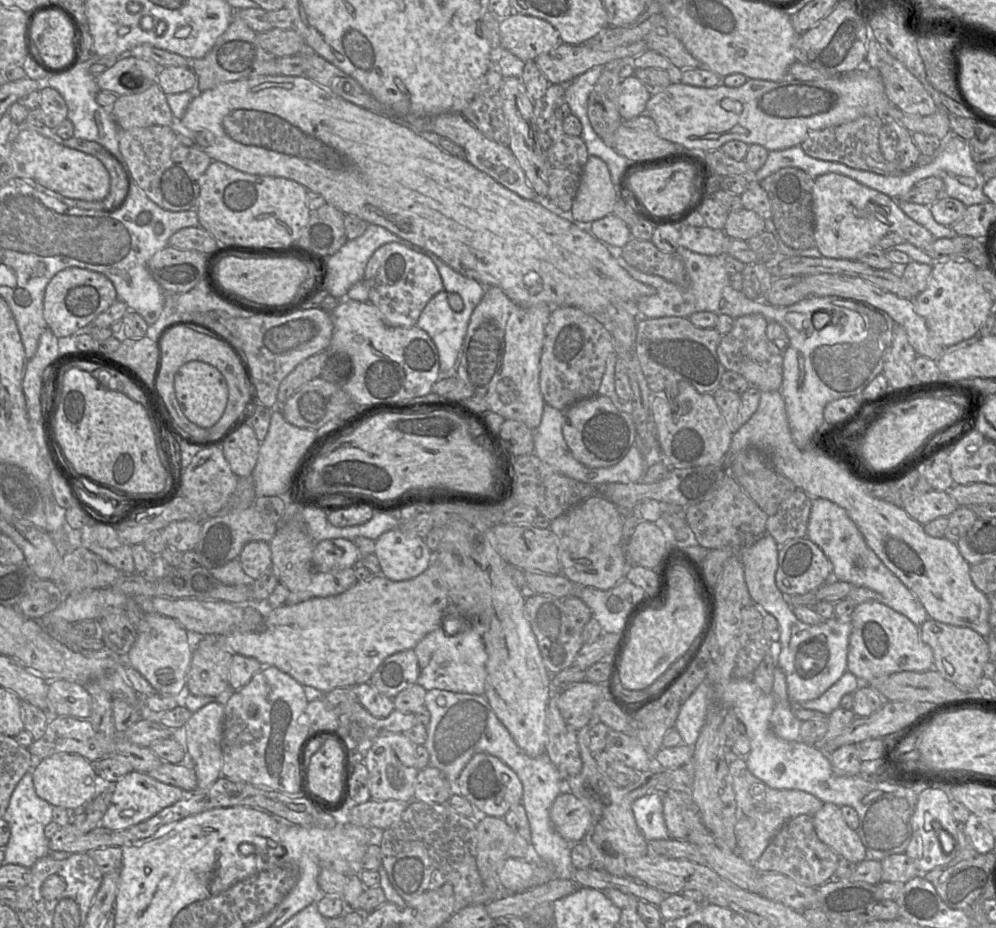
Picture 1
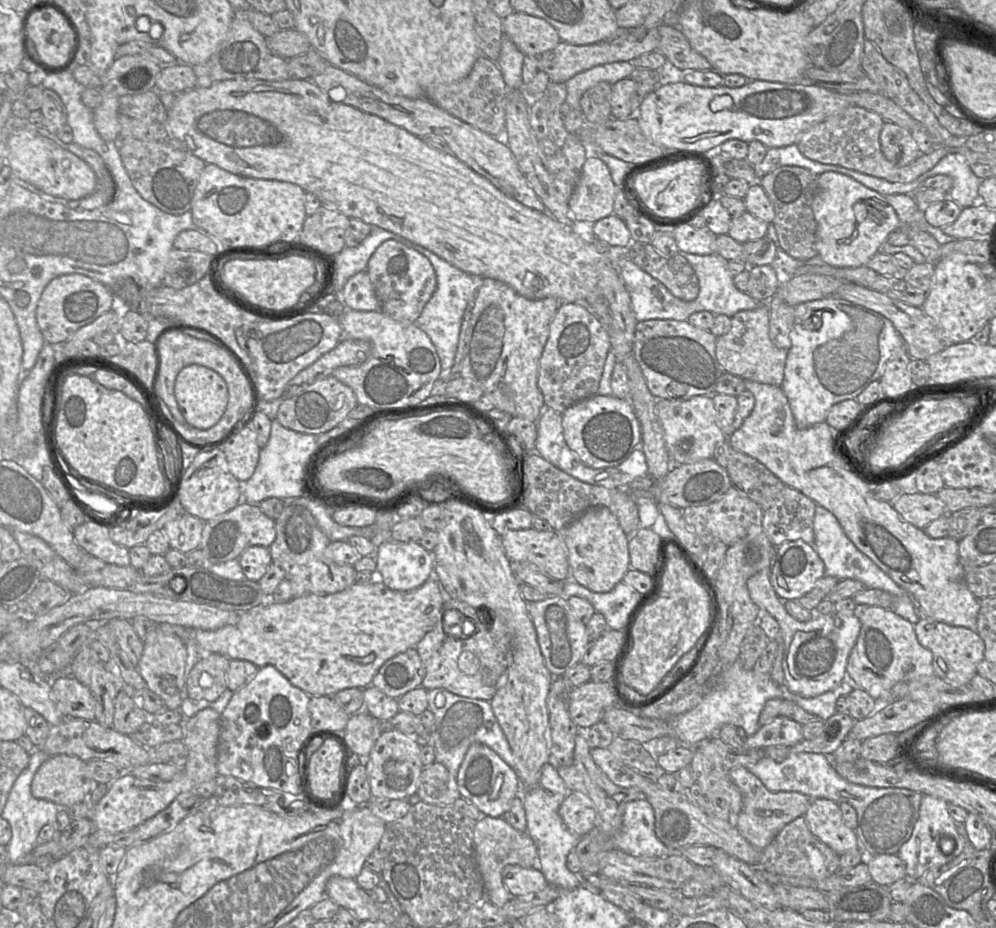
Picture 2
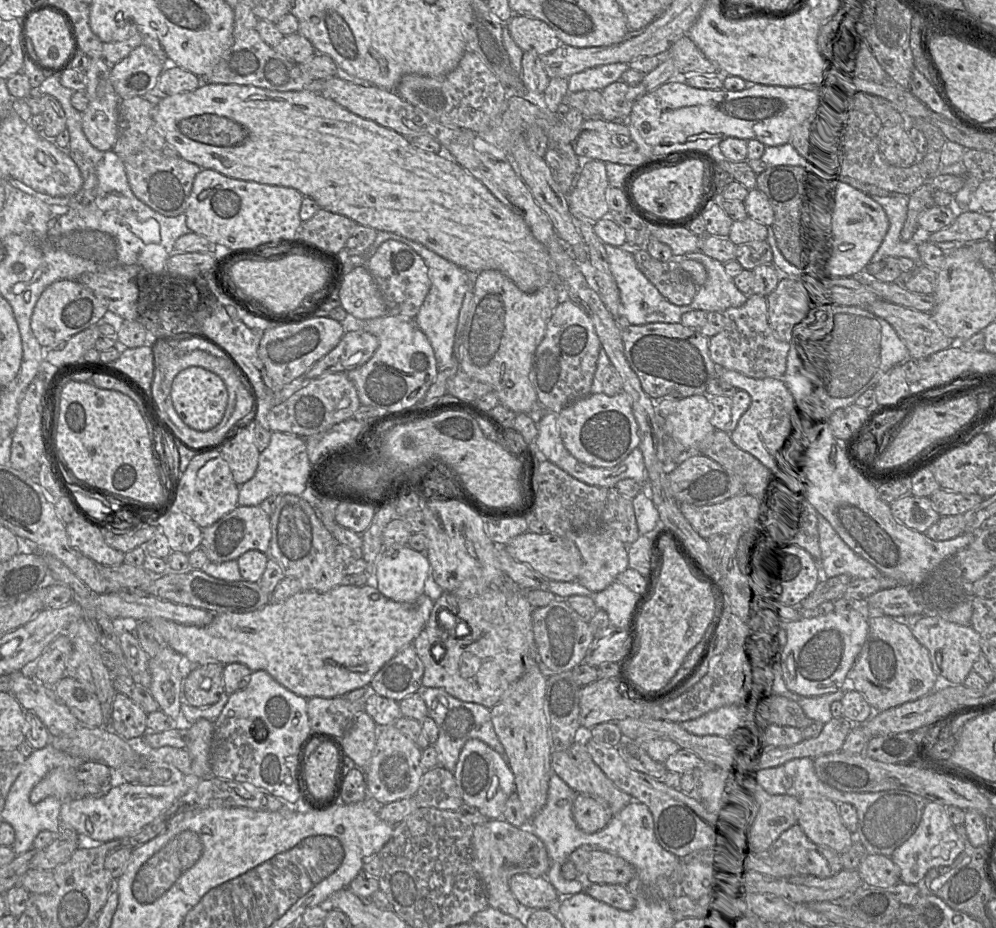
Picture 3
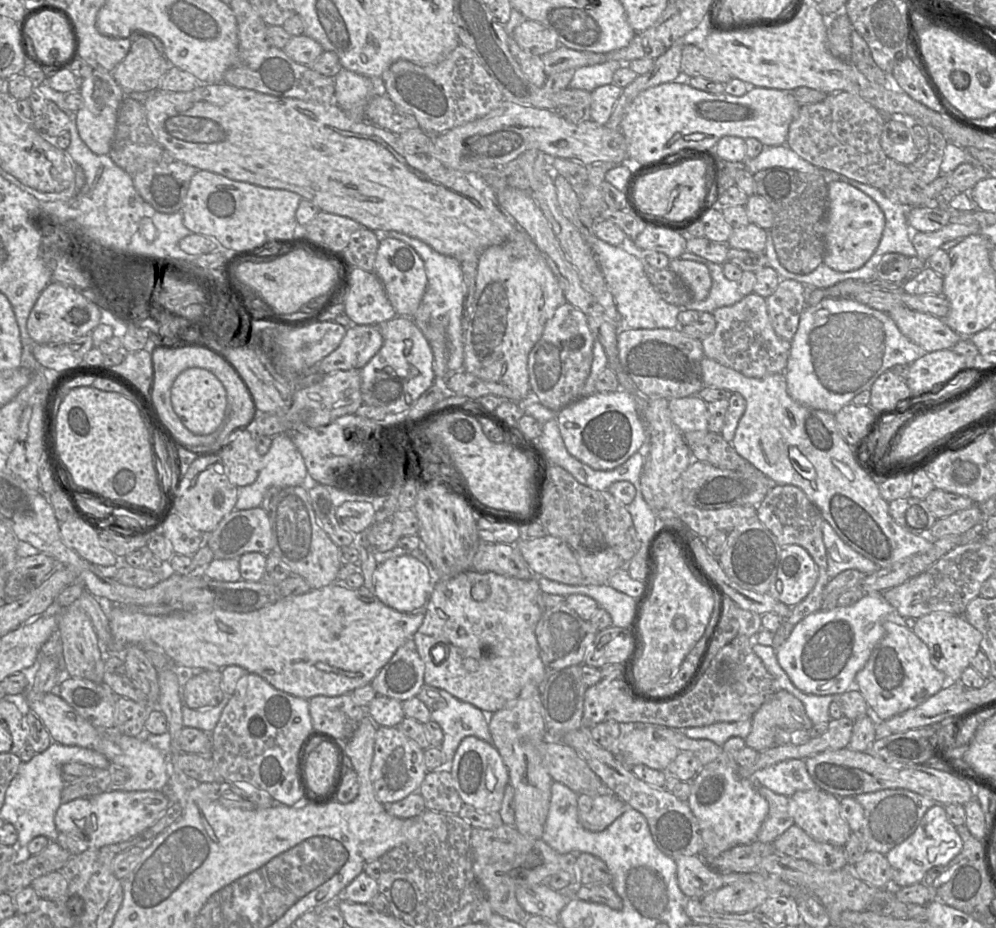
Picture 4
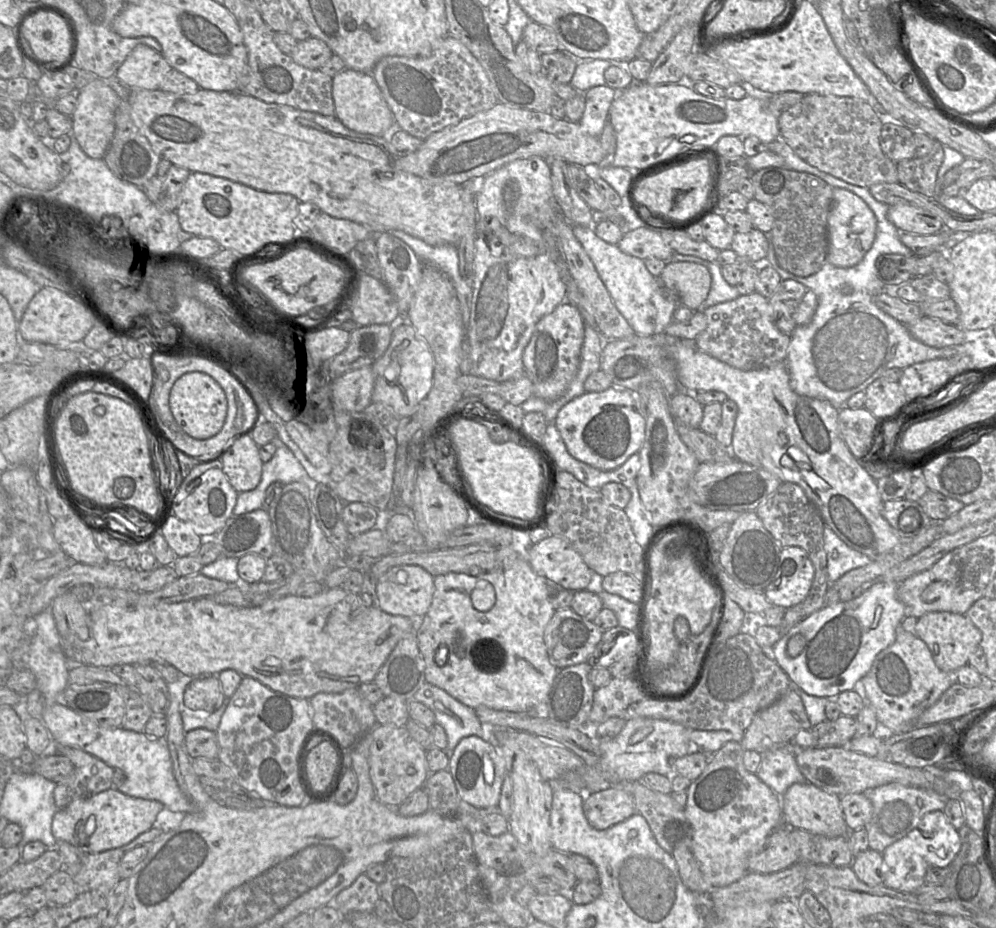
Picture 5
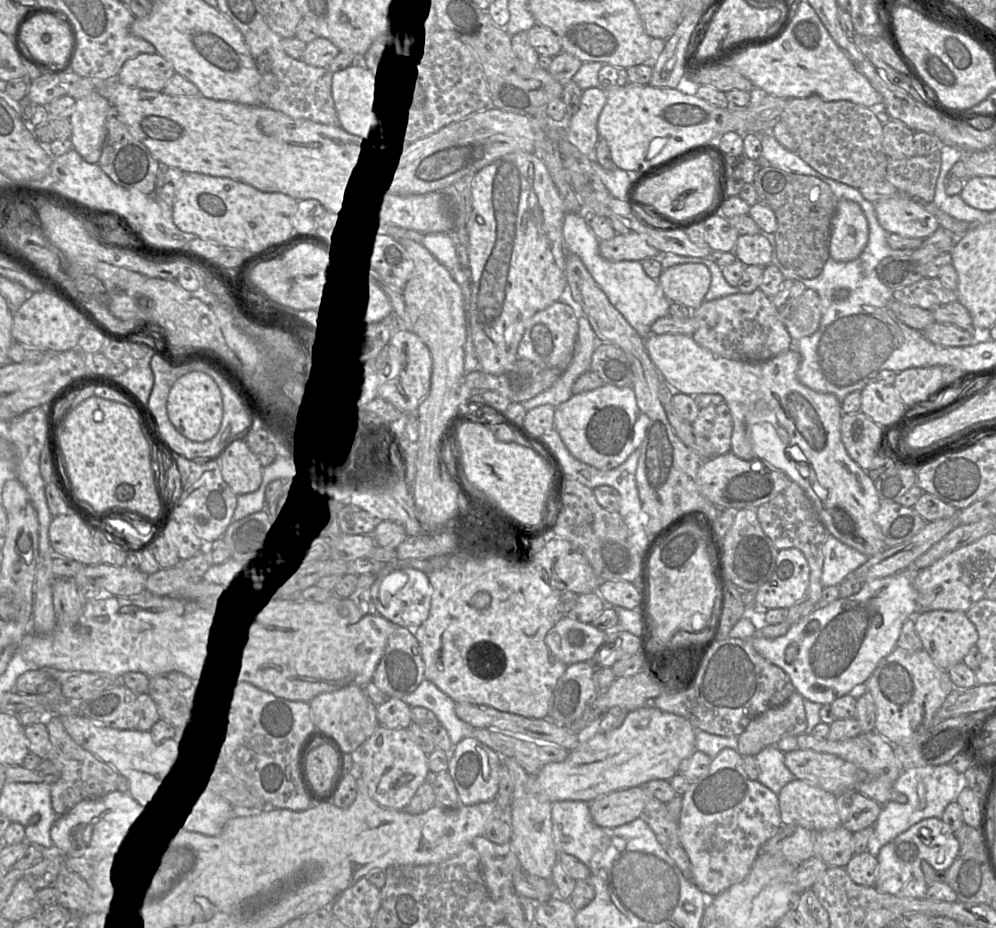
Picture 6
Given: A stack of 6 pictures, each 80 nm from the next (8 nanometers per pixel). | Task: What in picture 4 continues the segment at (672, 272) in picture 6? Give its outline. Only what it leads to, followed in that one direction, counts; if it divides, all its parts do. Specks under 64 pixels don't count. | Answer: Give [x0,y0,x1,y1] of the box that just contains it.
[668,259,712,301]

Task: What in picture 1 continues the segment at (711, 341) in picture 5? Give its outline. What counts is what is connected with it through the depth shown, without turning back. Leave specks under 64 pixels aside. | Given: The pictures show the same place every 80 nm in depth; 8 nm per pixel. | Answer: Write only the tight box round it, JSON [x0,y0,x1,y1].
[717,314,783,392]

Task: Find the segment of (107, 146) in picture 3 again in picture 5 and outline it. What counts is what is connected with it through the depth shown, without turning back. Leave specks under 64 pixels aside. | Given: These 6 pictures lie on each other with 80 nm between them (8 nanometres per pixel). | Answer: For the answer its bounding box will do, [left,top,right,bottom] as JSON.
[72,78,120,159]

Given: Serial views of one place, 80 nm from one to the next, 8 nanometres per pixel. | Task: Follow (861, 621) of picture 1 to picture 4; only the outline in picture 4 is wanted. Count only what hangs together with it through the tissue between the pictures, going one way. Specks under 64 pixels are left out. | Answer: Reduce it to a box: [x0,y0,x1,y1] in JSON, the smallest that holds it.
[855,621,946,721]

